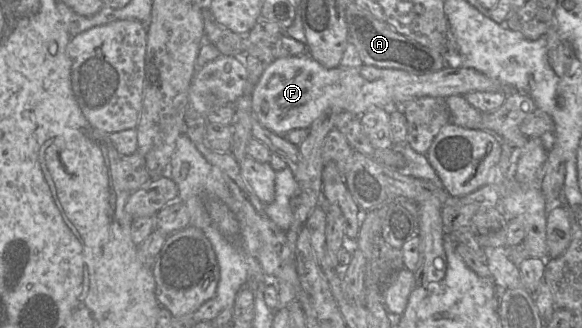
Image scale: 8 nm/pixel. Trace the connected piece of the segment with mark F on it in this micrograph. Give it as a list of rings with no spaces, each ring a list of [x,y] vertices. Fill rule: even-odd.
[[[305,54],[274,59],[252,90],[251,106],[263,127],[283,136],[294,129],[309,128],[329,109],[341,109],[360,116],[372,108],[401,107],[423,96],[446,98],[452,95],[464,96],[474,91],[508,93],[510,90],[513,89],[500,81],[455,62],[436,72],[413,74],[366,64],[359,67],[339,65],[328,69]]]

